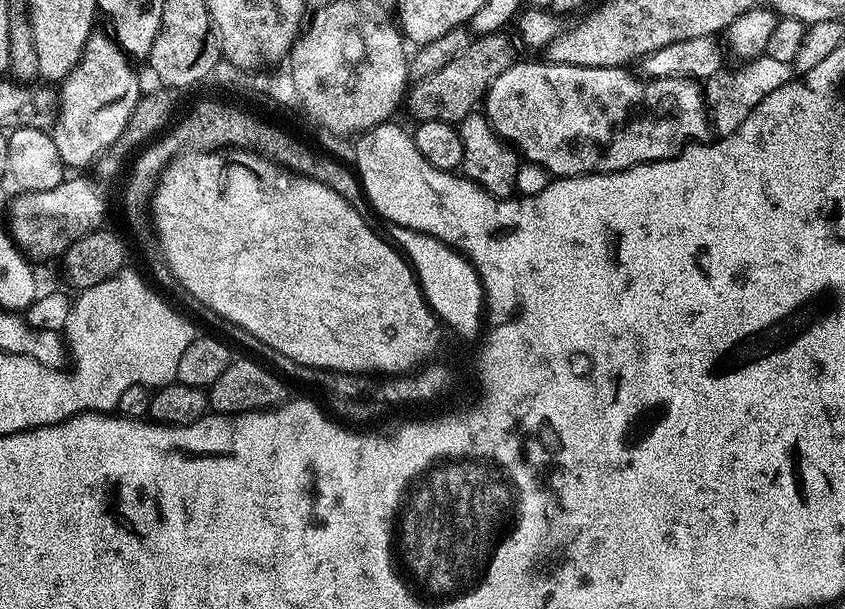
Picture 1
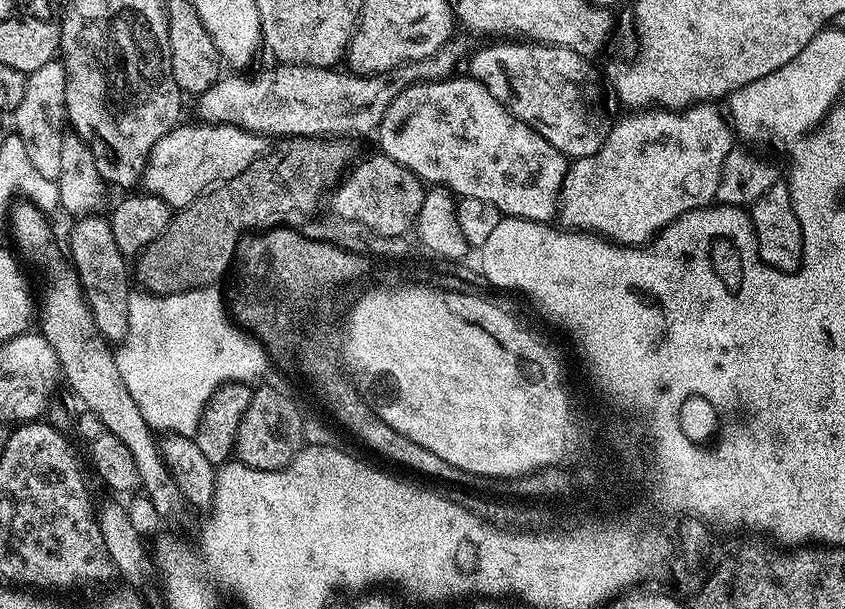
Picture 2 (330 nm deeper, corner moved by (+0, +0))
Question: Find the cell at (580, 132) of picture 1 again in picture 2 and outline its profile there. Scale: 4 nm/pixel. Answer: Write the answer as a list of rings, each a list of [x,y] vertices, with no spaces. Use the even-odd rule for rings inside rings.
[[[471,78],[456,79],[429,80],[411,84],[402,90],[402,94],[390,102],[380,123],[379,151],[409,168],[421,181],[447,188],[457,197],[482,198],[484,202],[498,206],[504,216],[555,221],[560,210],[560,191],[568,173],[569,157],[518,119],[505,104],[496,100],[486,86]]]

